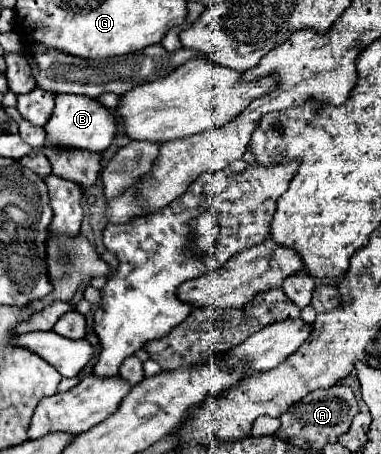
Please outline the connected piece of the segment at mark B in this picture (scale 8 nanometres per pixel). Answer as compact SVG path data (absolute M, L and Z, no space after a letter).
M57 95L55 97L55 109L45 125L47 143L51 145L63 145L63 147L77 147L77 149L89 149L103 153L117 133L117 115L101 105L97 99L87 95Z

